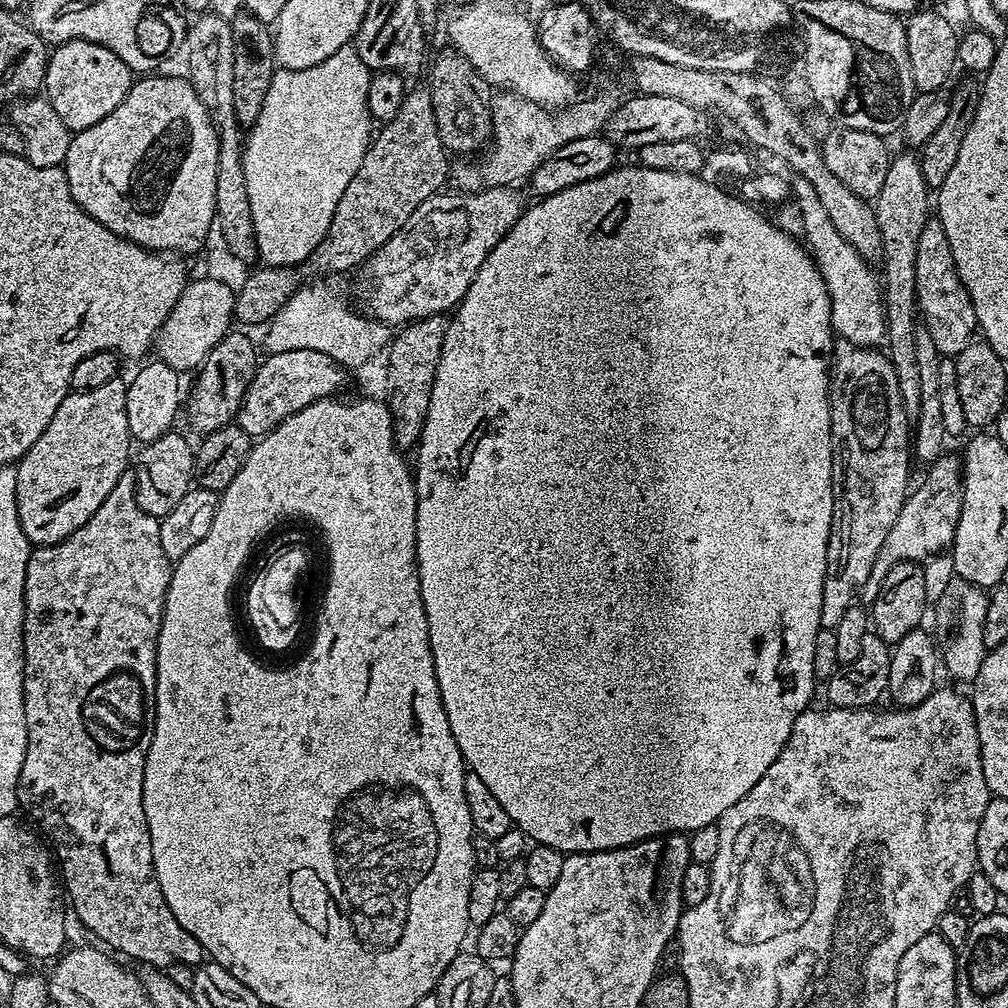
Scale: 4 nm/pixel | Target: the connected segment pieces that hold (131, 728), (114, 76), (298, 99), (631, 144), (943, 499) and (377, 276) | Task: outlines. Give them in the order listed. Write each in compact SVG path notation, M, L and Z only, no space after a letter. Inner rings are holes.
M129 470L122 474L122 478L118 478L118 482L114 486L114 490L110 490L110 494L106 494L106 502L102 502L102 506L98 506L98 510L94 510L94 518L90 518L90 522L86 522L86 526L82 526L78 530L74 530L74 534L70 534L70 538L66 538L60 544L45 544L43 546L33 547L30 554L30 562L26 566L26 586L24 587L24 713L26 714L26 730L28 731L28 745L26 746L26 758L22 762L22 770L18 778L18 786L16 787L16 799L21 809L25 808L38 823L44 827L43 835L50 841L51 847L54 849L55 859L58 861L58 872L62 877L62 888L66 893L67 899L70 901L70 908L76 911L76 916L101 940L101 945L109 944L113 953L121 952L124 956L129 956L132 960L141 960L144 966L148 968L158 968L167 970L171 964L191 964L199 965L205 959L206 953L204 947L193 938L190 932L182 930L182 926L178 926L178 918L174 918L174 910L170 910L170 906L166 906L166 898L162 898L162 886L156 877L154 870L154 862L152 861L152 843L150 842L150 830L146 826L146 810L142 802L142 790L144 789L144 767L146 766L146 754L150 750L150 742L152 741L152 731L154 730L154 722L156 721L156 643L158 642L158 634L160 633L160 623L164 620L164 599L168 593L170 586L170 578L172 577L173 565L166 558L166 554L160 545L160 520L155 516L146 514L146 510L142 510L136 501L136 474L135 471Z
M68 40L51 49L42 88L69 132L75 134L94 126L94 122L102 122L102 118L106 118L106 114L110 114L110 110L114 110L114 106L126 98L133 83L132 69L105 44Z
M345 46L308 69L273 71L270 88L258 118L243 141L246 193L256 235L259 259L265 265L300 265L315 250L334 218L335 207L362 165L374 137L374 121L368 111L373 69L362 62L355 47Z
M633 94L625 104L621 103L608 119L606 136L621 149L631 150L656 142L676 142L679 139L699 141L700 136L708 132L708 120L704 116L707 115L701 109L686 106L686 102L678 102L678 98Z
M945 454L934 460L929 468L920 486L909 493L893 529L886 536L882 549L871 566L870 575L860 591L863 603L872 604L875 601L888 572L896 563L921 563L947 551L952 545L963 500L962 462L957 455L954 457Z
M512 186L481 188L477 192L465 191L465 196L437 194L422 202L401 228L362 265L364 300L368 303L367 311L371 319L381 320L389 326L403 326L427 316L451 313L466 294L482 262L486 262L486 254L498 246L500 239L511 230L514 222L518 222L524 212L525 197L520 197L516 191Z

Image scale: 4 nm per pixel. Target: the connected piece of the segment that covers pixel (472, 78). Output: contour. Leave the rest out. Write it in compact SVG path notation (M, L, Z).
M446 48L434 60L430 70L428 87L431 92L437 130L441 136L441 142L449 153L472 152L475 148L483 149L489 143L492 133L492 97L491 84L481 78L460 52L453 48Z

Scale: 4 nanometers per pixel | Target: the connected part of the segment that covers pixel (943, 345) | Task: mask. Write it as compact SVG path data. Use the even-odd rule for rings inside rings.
M929 218L918 234L918 250L914 262L916 271L916 303L923 327L928 329L930 338L934 338L934 346L941 357L955 358L964 347L974 339L978 329L974 302L970 302L970 294L966 294L966 286L962 286L962 278L958 278L958 266L954 266L954 253L950 251L950 241L946 238L946 230L942 230L942 222Z

